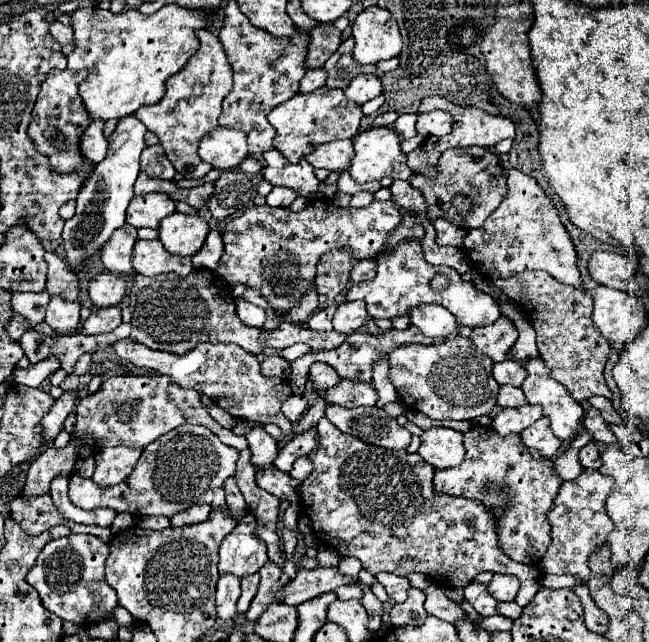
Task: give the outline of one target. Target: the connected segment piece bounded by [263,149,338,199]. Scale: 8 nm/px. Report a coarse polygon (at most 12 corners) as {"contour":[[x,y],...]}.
{"contour":[[279,151],[263,153],[263,179],[301,197],[332,199],[337,183],[323,185],[305,159],[287,161]]}

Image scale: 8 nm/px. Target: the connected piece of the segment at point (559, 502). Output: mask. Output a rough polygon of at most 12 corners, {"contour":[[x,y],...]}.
{"contour":[[585,469],[547,513],[545,573],[589,579],[615,479]]}

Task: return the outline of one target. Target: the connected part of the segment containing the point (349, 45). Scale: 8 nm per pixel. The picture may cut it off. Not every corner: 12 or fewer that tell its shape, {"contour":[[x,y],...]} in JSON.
{"contour":[[353,37],[343,39],[325,63],[327,87],[345,89],[375,65],[355,63]]}

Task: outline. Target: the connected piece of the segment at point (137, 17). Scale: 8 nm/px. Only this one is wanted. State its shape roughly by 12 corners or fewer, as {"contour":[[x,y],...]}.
{"contour":[[213,9],[73,11],[91,117],[153,105]]}

